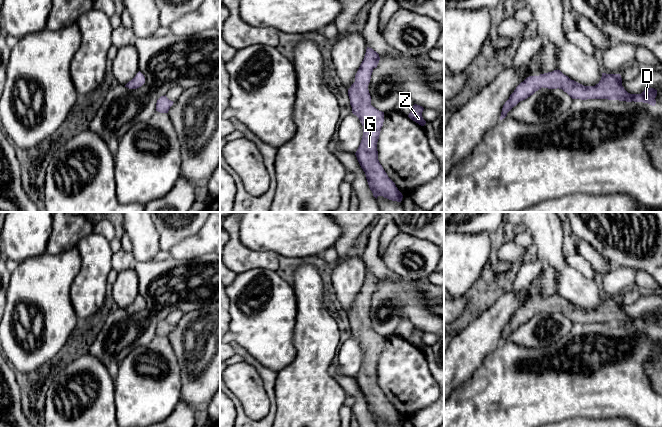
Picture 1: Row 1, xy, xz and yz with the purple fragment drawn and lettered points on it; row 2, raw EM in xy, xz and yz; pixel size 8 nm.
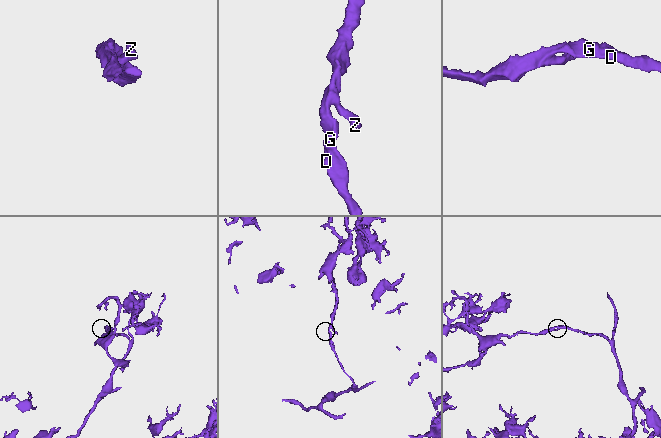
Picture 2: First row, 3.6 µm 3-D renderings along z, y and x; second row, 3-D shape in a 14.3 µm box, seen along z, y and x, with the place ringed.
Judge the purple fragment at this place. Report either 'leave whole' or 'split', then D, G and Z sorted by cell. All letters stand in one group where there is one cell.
leave whole | D G Z

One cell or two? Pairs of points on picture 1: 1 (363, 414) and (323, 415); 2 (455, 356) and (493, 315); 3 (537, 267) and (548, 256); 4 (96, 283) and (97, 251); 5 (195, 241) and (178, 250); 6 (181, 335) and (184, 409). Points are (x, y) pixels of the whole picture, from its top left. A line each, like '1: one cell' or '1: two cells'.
1: two cells
2: one cell
3: two cells
4: one cell
5: one cell
6: two cells

